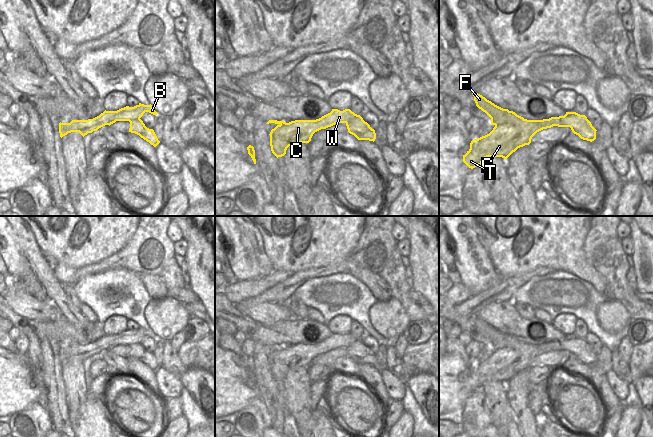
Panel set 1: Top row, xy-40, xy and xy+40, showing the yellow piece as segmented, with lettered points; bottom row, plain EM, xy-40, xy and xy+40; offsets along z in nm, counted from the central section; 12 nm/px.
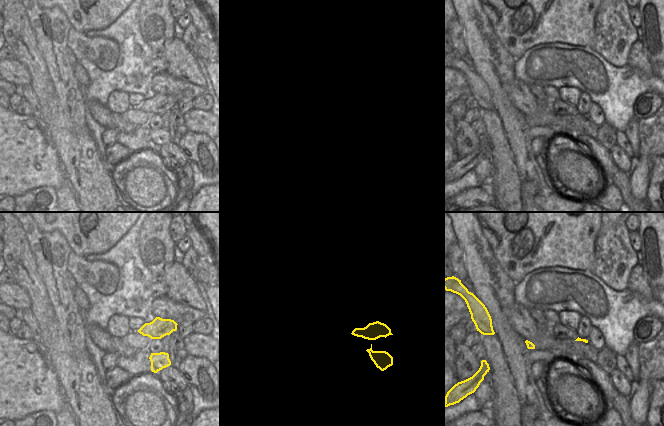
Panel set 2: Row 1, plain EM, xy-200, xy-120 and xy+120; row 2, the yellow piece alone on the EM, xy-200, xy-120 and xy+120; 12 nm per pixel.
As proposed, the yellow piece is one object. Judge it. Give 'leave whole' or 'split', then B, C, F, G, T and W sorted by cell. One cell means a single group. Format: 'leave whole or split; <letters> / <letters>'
split; B C G T W / F

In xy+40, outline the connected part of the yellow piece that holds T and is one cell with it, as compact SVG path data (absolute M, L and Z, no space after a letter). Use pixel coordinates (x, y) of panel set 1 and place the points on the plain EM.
M559 341L543 344L527 344L521 348L497 349L493 354L470 367L470 373L463 379L463 386L471 393L487 381L507 383L518 372L531 367L532 361L539 355L560 348Z

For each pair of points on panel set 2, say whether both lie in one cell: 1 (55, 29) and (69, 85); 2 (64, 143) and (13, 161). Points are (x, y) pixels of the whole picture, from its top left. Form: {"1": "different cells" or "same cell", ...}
{"1": "same cell", "2": "different cells"}

